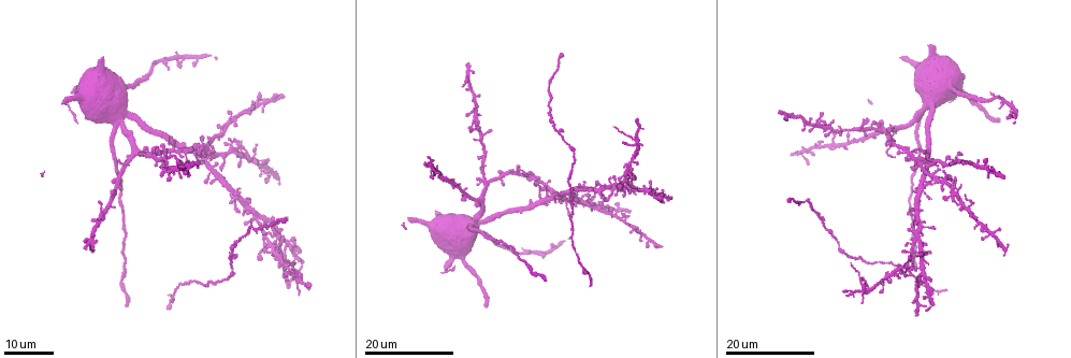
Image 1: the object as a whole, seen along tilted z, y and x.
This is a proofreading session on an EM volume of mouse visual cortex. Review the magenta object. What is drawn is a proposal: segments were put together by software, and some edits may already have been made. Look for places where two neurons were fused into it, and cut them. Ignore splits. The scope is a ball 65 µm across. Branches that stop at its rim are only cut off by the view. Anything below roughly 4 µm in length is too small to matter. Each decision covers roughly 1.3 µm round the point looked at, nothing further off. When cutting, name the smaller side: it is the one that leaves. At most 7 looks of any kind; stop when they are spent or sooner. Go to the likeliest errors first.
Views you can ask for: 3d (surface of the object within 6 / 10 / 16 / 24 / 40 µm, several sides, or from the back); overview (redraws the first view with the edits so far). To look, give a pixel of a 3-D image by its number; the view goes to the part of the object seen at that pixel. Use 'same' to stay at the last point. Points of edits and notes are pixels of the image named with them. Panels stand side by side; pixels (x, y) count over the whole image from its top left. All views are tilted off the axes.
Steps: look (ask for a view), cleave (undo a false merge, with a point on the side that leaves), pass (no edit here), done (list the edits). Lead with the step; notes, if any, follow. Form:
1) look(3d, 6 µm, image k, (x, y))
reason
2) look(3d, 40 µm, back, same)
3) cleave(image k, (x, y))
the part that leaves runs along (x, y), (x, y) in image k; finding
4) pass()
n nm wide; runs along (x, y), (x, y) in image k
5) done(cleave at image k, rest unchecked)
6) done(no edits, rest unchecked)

look(3d, 24 µm, image 1, (969, 207))
four or more arms meet

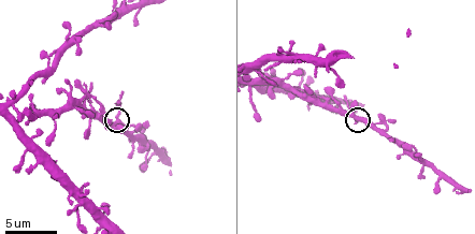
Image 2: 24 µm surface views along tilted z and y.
look(3d, 10 µm, image 2, (118, 120))

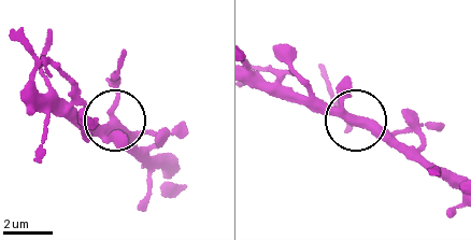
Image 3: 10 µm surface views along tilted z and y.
pass()
4 arms; runs along (36, 92), (109, 123), (114, 76) in image 3; one neuron here

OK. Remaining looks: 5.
look(3d, 16 µm, image 1, (832, 145))

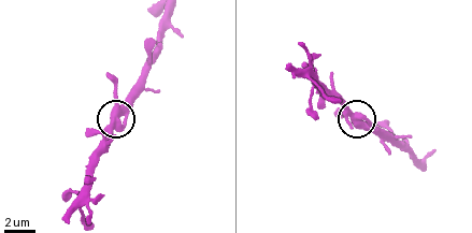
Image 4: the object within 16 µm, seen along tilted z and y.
look(3d, 10 µm, image 4, (115, 109))

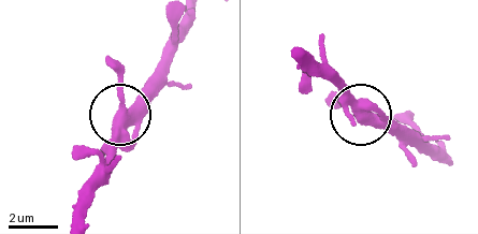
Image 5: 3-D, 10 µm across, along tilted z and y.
pass()
side arm 12 µm; continuous, no second neuron

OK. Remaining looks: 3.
look(3d, 16 µm, image 1, (551, 91))
three-way junction

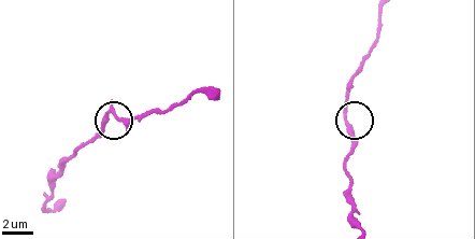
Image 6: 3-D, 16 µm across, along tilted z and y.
look(3d, 6 µm, image 6, (107, 116))

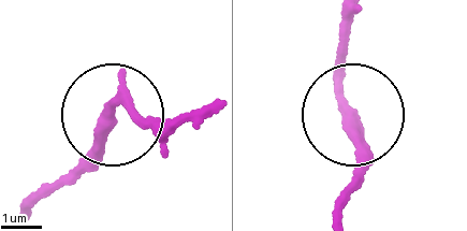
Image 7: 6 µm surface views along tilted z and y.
pass()
3 arms; continuous, no second neuron

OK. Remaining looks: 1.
done(no edits, rest unchecked)

